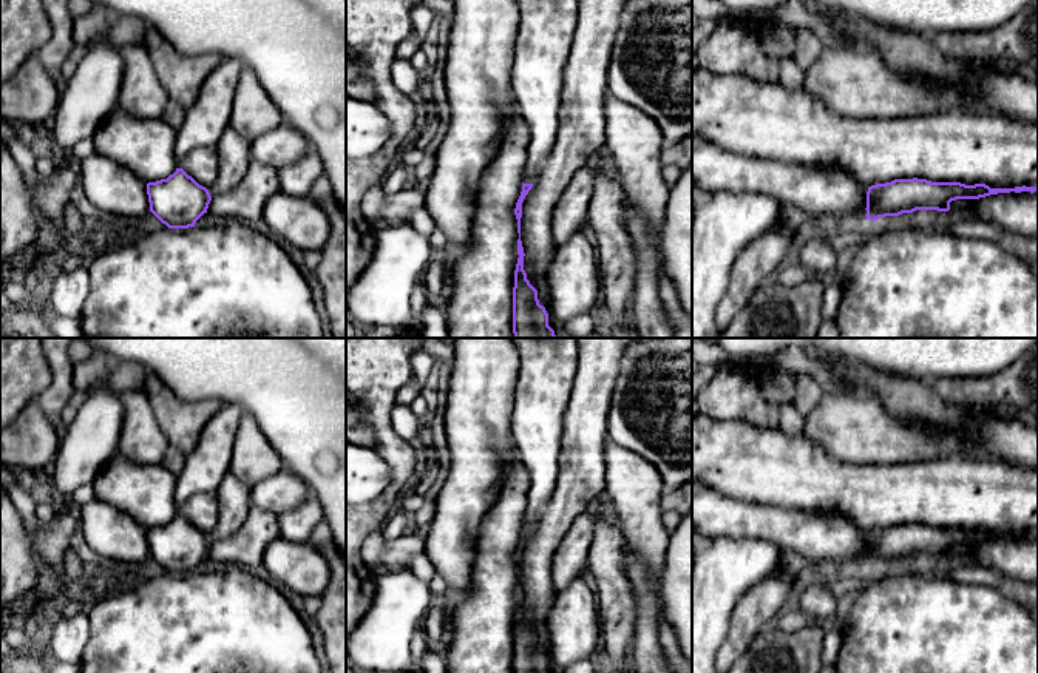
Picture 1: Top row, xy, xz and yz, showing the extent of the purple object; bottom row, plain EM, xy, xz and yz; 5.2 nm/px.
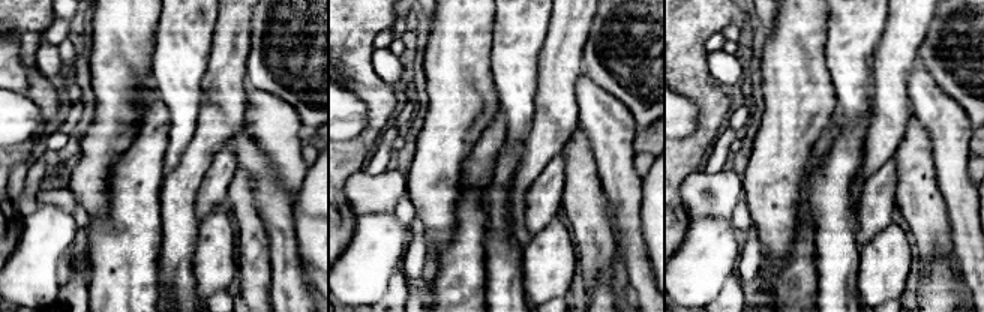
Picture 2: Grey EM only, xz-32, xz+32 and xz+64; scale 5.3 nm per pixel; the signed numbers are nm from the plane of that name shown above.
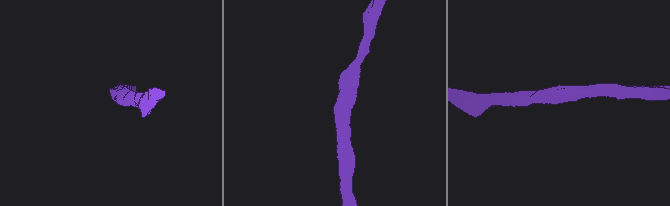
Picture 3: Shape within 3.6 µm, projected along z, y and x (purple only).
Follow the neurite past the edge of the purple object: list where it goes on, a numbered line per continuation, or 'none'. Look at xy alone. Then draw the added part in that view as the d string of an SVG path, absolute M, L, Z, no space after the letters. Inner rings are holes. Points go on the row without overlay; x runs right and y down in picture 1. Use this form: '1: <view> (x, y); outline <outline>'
1: xy (145, 493); outline M116 452L93 482L96 499L127 512L145 529L178 514L176 475L162 465L134 463Z

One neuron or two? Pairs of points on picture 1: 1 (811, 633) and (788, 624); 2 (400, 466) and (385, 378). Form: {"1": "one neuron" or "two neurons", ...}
{"1": "two neurons", "2": "one neuron"}

